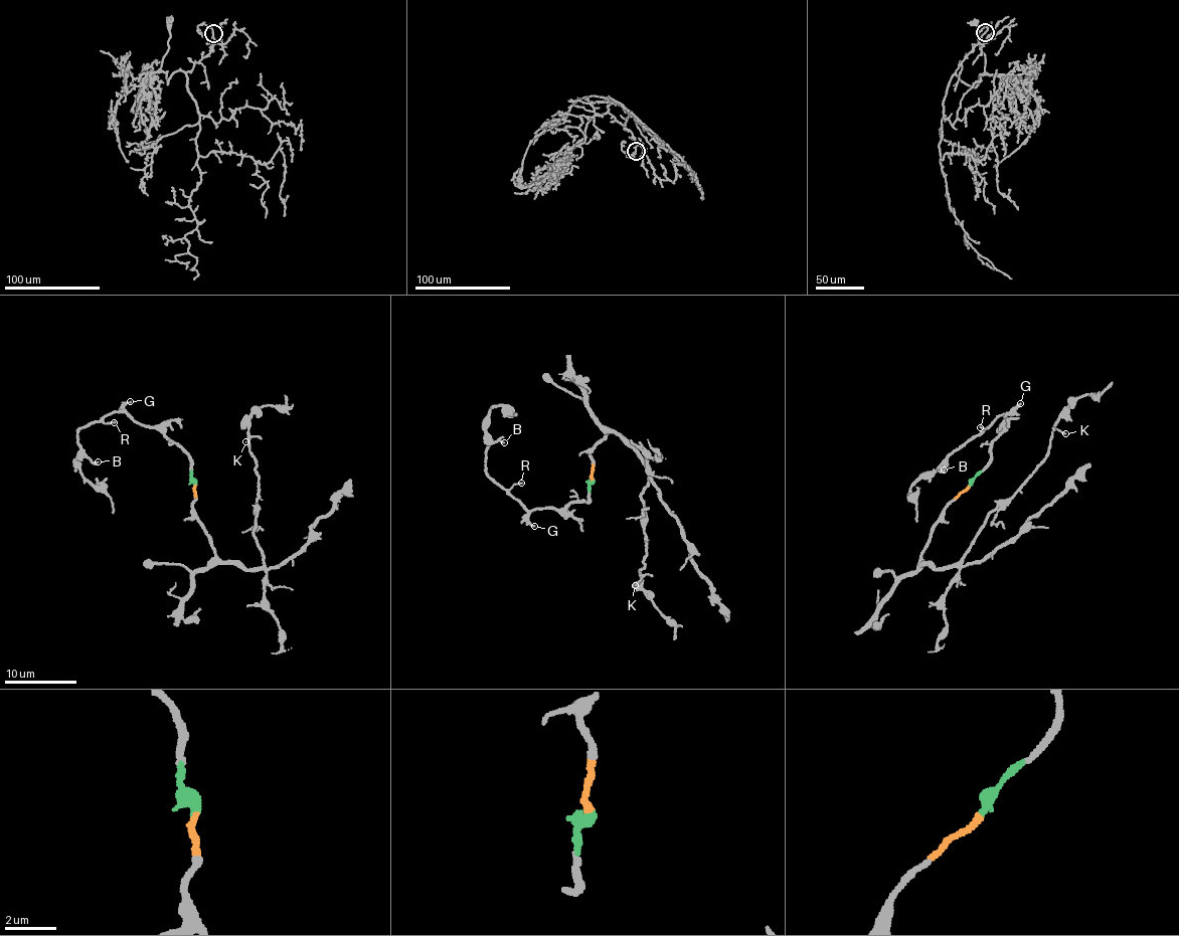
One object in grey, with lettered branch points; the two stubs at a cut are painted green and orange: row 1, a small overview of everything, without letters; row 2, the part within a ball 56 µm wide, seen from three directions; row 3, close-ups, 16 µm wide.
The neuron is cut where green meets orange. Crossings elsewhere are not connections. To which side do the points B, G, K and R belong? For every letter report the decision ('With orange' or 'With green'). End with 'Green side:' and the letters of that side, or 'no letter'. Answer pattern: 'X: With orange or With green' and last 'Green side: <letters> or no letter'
B: With green
G: With green
K: With orange
R: With green
Green side: B, G, R

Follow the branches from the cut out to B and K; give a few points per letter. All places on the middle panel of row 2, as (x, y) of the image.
B: (593, 480), (587, 501), (569, 503), (561, 509), (527, 510), (487, 470), (485, 452), (498, 440), (505, 442)
K: (593, 480), (590, 452), (607, 431), (618, 433), (648, 473), (640, 494), (648, 553), (635, 584)

